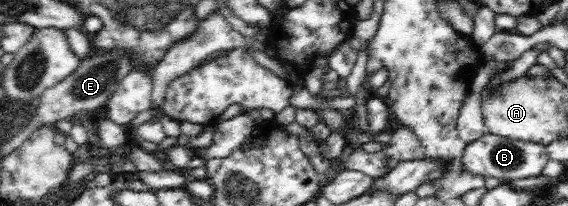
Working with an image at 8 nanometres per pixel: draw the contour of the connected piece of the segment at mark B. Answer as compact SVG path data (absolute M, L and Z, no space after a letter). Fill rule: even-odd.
M487 133L466 145L461 156L461 167L463 172L470 172L483 178L499 178L504 183L513 184L514 180L531 178L545 170L545 164L549 162L546 148L542 144L527 142L507 135L496 135Z

